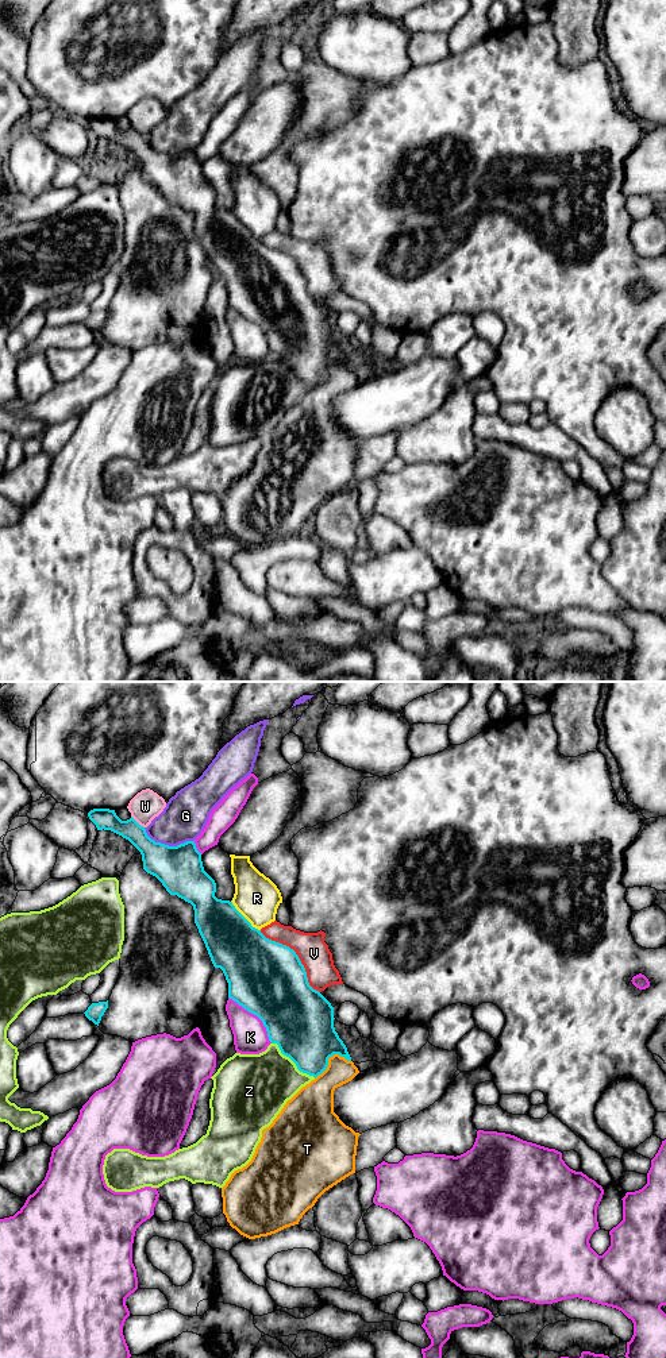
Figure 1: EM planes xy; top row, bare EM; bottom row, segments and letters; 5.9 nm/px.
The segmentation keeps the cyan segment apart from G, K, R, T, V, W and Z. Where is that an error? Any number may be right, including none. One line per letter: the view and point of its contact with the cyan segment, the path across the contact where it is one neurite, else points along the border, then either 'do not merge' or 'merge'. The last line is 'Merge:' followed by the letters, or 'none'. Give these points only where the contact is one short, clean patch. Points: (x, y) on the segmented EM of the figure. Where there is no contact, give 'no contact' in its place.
G: meets cyan in xy at (168, 845); do not merge
K: meets cyan in xy at (255, 1014); do not merge
R: meets cyan in xy at (243, 917); do not merge
T: meets cyan in xy at (328, 1057); do not merge
V: meets cyan in xy at (297, 956); do not merge
W: meets cyan in xy at (137, 822); do not merge
Z: meets cyan in xy at (293, 1061); merge
Merge: Z

